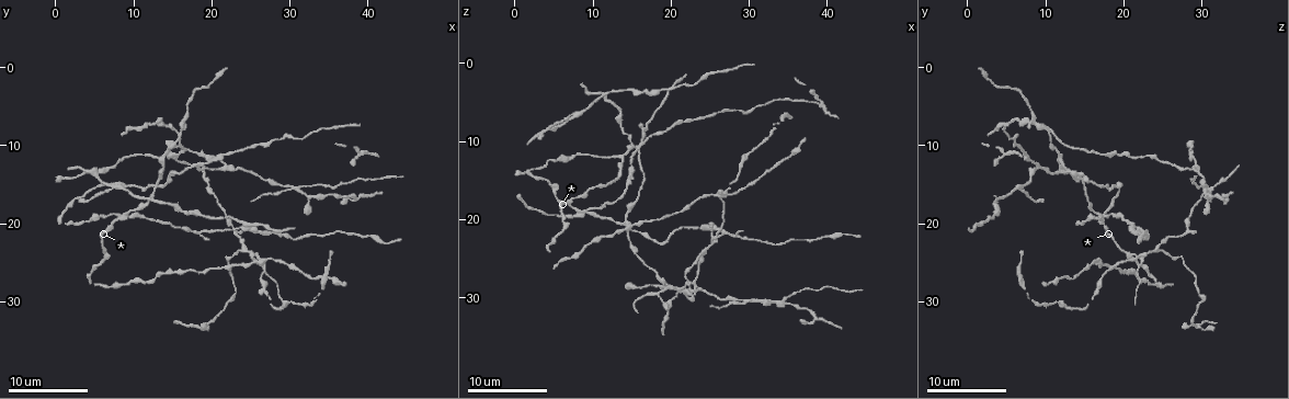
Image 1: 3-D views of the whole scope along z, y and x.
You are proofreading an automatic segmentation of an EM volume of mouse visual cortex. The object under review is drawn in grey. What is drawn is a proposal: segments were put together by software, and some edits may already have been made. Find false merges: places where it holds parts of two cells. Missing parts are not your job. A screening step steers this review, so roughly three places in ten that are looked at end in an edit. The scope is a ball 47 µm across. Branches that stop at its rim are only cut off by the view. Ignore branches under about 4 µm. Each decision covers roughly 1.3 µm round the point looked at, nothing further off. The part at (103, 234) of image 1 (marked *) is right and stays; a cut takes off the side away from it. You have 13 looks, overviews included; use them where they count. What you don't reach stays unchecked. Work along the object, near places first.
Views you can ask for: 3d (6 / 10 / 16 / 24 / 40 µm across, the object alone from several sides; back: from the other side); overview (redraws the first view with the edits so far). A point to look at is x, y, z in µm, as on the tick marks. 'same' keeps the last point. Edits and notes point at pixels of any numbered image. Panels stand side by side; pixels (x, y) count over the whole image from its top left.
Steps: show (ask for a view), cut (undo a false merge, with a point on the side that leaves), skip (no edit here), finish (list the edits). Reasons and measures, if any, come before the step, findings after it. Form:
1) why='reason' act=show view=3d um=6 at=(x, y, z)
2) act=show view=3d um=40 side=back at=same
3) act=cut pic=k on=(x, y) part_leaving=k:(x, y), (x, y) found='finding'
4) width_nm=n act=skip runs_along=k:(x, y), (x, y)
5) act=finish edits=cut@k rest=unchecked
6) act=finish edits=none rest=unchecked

why='narrows sharply' act=show view=3d um=6 at=(28.5, 9.0, 6.0)

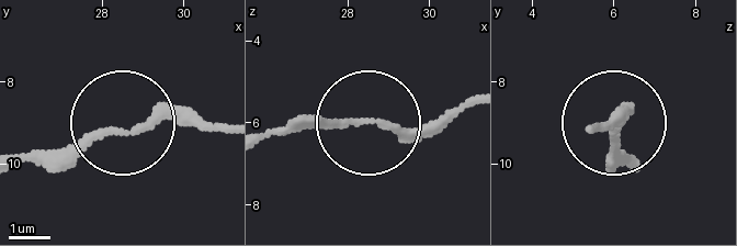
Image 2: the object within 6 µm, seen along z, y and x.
act=skip runs_along=2:(24, 161), (129, 126), (224, 126) found='continuous, no second cell'

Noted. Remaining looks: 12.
why='small branch off a trunk' act=show view=3d um=16 at=(27.0, 26.0, 18.0)

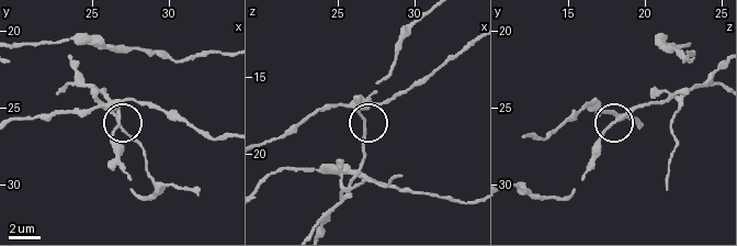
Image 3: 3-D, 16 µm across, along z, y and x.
arms=3 act=skip runs_along=3:(19, 119), (113, 108), (120, 123), (113, 138), (113, 165) found='continuous, no second cell'

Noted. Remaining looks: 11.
why='three-way junction' act=show view=3d um=6 at=(15.0, 13.5, 14.0)

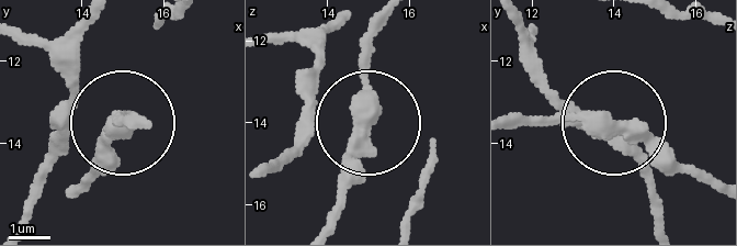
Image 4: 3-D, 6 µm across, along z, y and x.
side_arm_um=22 act=skip runs_along=4:(264, 172), (313, 110), (362, 110), (372, 131), (333, 222) found='all the same cell'

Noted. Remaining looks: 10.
why='three-way junction' act=show view=3d um=16 at=(7.0, 19.0, 18.0)

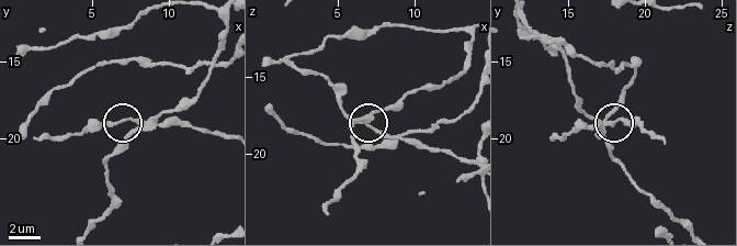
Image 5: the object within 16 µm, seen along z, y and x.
arms=3 act=skip found='all the same cell'

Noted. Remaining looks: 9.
why='looks like a crossing' act=show view=3d um=6 at=(26.0, 24.5, 22.0)

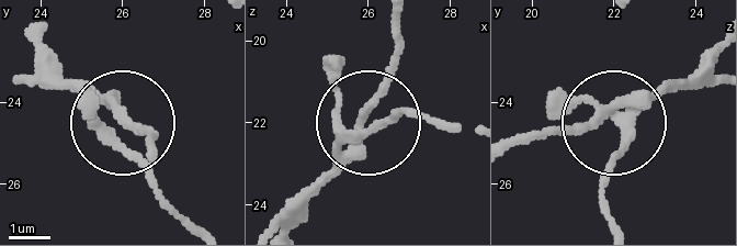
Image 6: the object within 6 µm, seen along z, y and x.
act=cut pic=6 on=(339, 94) part_leaving=6:(341, 156), (404, 111), (435, 118) found='two cells meet here'

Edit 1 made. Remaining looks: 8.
why='two arms in line, one across' act=show view=3d um=10 at=(23.0, 21.5, 27.5)

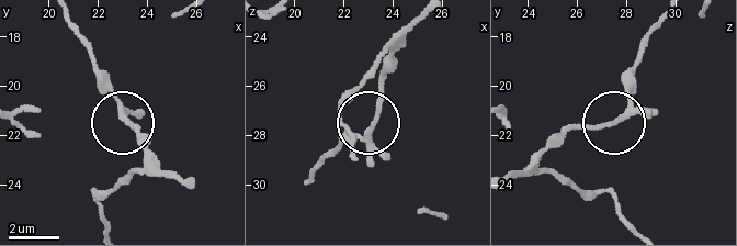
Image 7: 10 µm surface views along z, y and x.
act=skip runs_along=7:(513, 178), (577, 127), (614, 120), (625, 107), (631, 71) found='all the same cell'

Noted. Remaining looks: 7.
act=finish edits=cut@6 rest=unchecked

